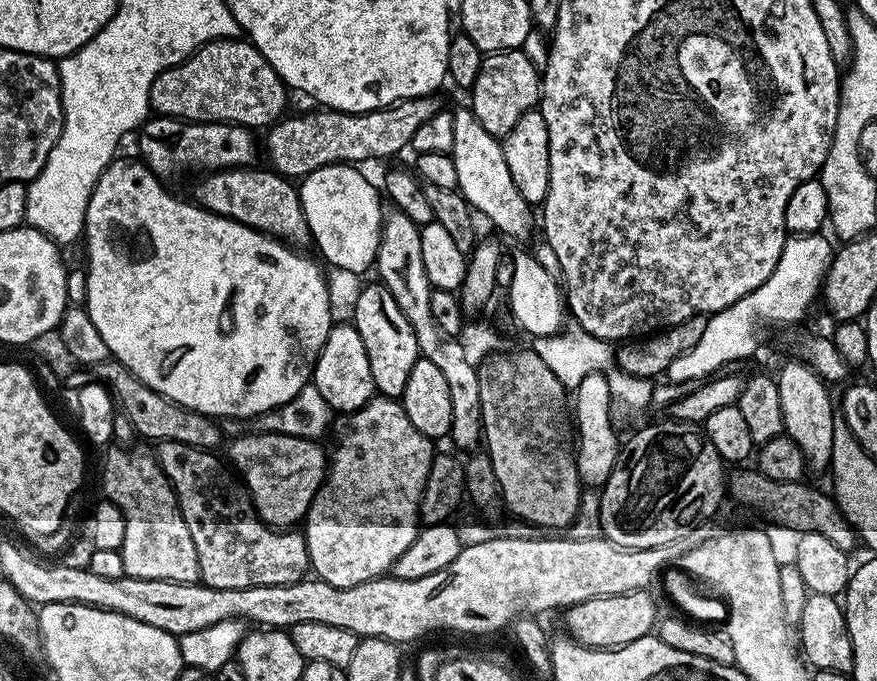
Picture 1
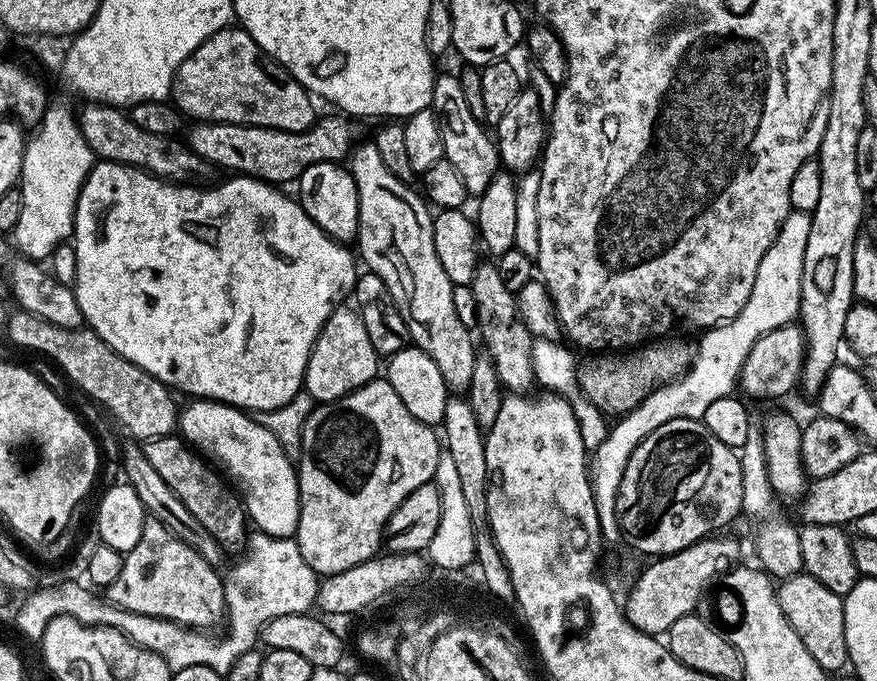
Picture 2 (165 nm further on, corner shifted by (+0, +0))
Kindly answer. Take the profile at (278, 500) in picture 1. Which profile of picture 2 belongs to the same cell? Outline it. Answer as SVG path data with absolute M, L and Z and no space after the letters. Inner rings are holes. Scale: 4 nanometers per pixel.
M203 398L187 402L178 412L179 435L205 460L219 465L234 485L247 519L251 523L253 520L259 531L276 539L295 537L300 517L300 478L293 457L282 450L278 438L266 426L258 426L247 411L230 404Z

